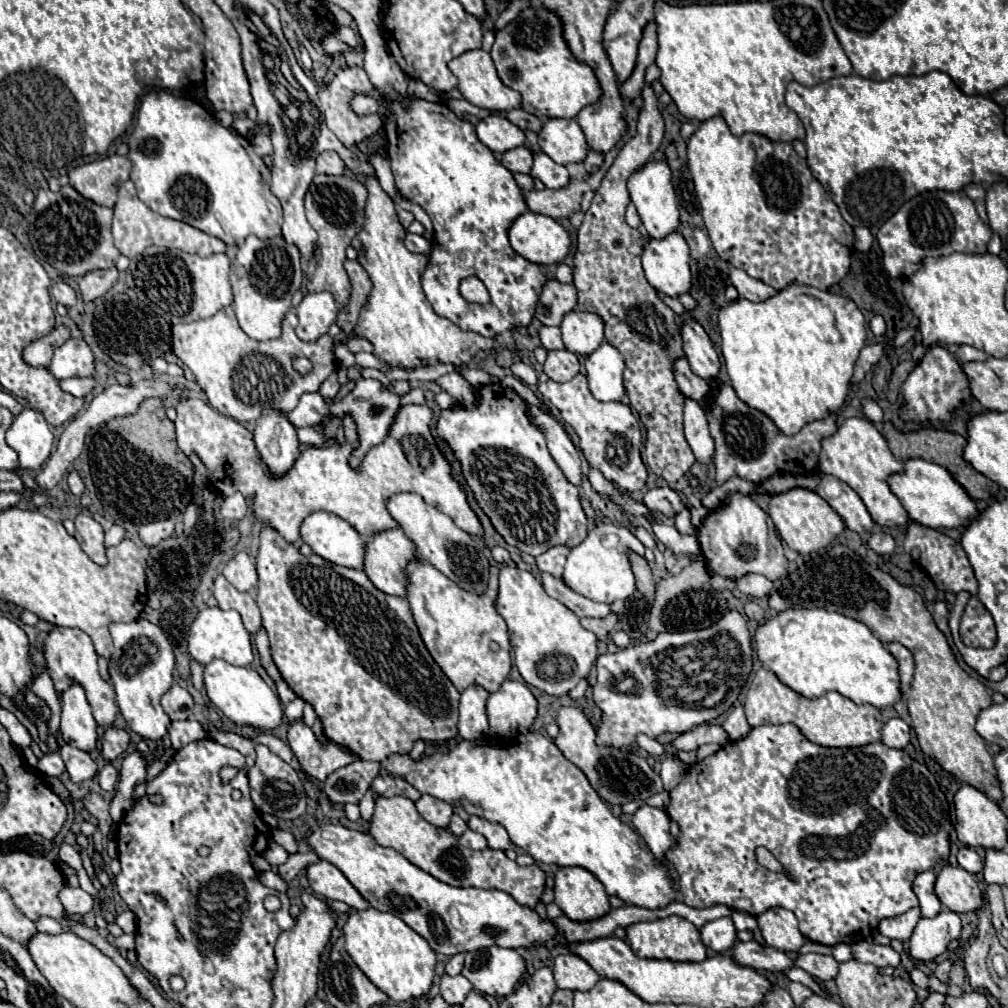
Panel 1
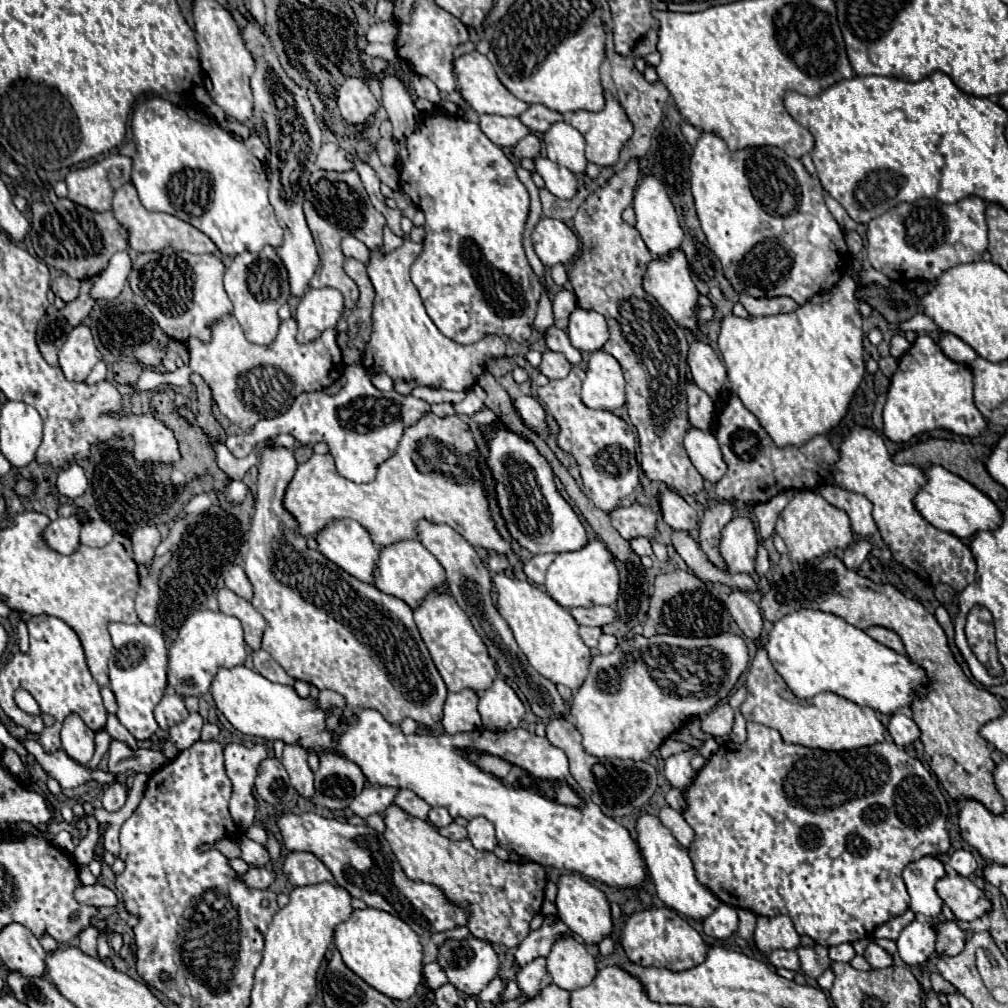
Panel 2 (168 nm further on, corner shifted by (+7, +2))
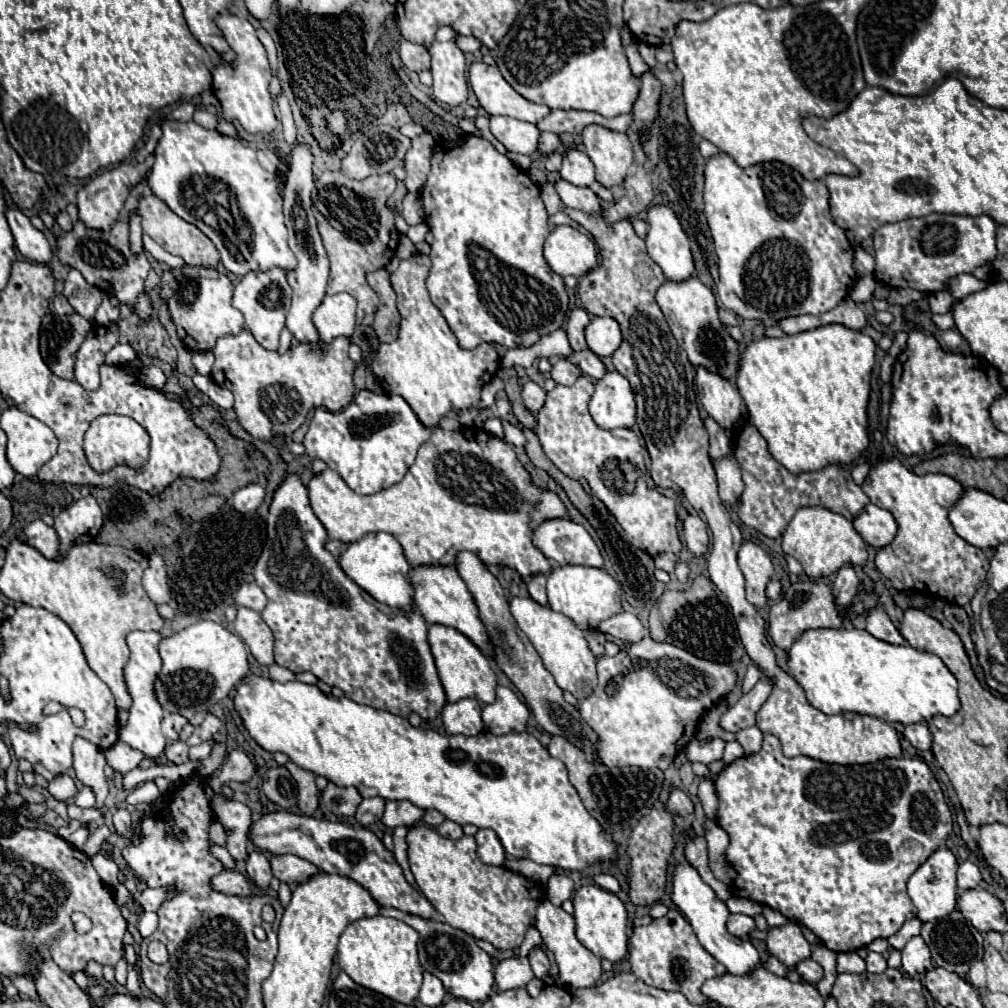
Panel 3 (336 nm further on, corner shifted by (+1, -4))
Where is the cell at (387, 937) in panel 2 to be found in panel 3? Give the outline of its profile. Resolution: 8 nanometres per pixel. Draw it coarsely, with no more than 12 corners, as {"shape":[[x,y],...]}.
{"shape":[[389,916],[351,922],[337,962],[353,982],[413,1004],[419,934]]}

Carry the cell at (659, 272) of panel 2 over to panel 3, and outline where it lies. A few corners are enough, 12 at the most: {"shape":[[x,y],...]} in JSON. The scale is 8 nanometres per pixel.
{"shape":[[697,278],[667,282],[657,304],[695,368],[733,382],[741,352]]}

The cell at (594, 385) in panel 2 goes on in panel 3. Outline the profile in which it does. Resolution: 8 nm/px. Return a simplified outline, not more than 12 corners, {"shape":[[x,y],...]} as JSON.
{"shape":[[627,378],[597,380],[589,412],[603,430],[635,424]]}

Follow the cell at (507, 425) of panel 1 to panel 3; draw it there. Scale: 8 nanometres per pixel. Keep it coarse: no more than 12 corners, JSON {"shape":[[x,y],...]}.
{"shape":[[545,520],[533,544],[553,562],[603,568],[589,532]]}

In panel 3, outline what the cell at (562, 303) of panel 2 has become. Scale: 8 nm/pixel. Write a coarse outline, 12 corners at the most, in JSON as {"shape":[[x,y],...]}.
{"shape":[[575,308],[567,320],[573,350],[587,350],[589,314]]}

